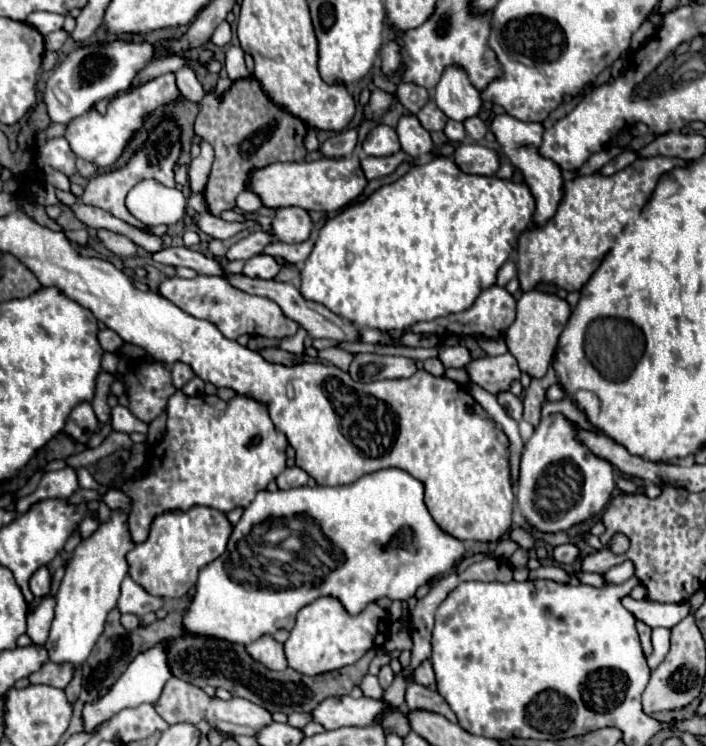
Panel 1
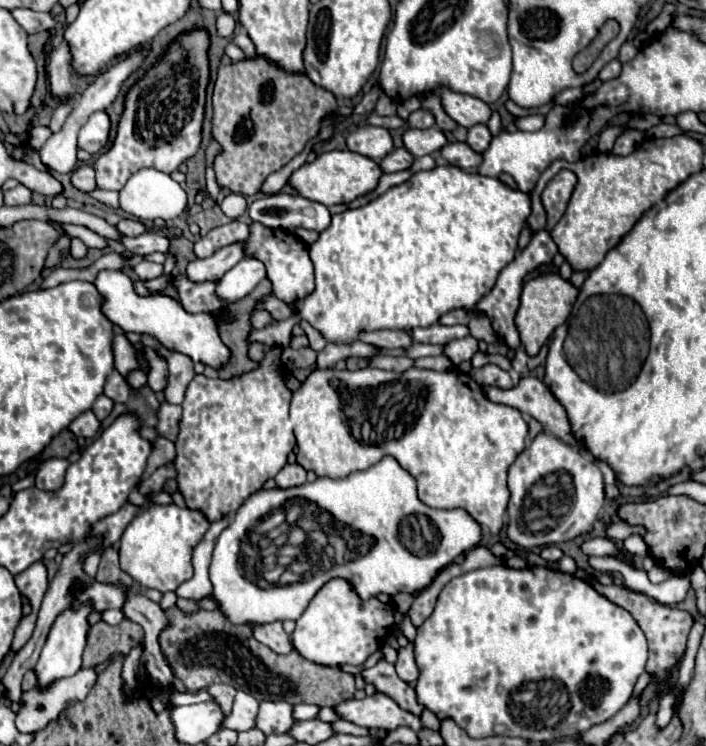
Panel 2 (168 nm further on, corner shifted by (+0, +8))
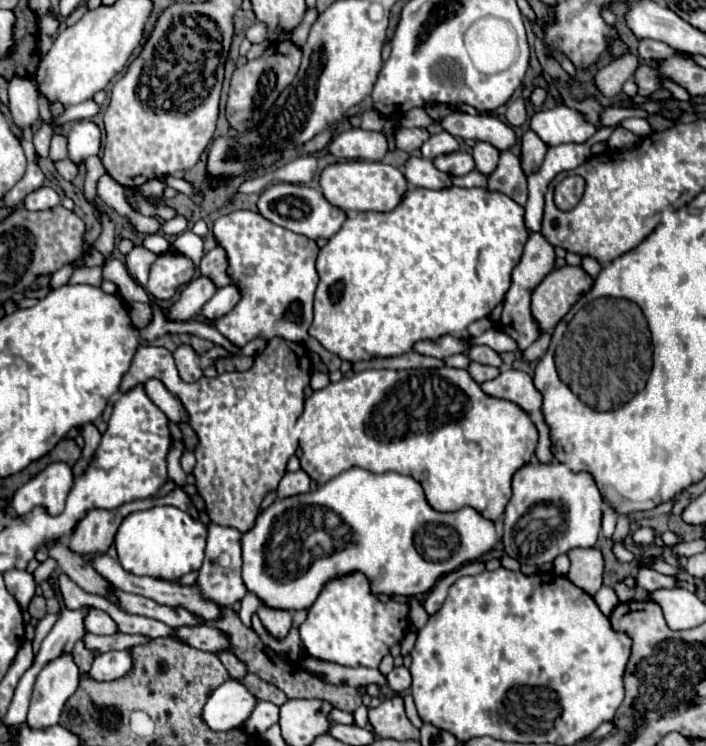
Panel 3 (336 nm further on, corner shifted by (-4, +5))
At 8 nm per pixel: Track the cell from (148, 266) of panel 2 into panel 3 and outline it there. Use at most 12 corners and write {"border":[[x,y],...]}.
{"border":[[163,253],[151,265],[147,291],[169,301],[193,279],[189,257]]}

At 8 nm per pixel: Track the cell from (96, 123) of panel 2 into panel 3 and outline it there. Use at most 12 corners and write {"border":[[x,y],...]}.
{"border":[[77,121],[67,135],[69,157],[81,163],[101,151],[101,129]]}

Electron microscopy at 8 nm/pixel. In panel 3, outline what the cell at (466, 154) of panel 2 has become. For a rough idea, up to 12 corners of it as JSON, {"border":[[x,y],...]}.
{"border":[[467,151],[441,155],[433,163],[439,171],[467,175],[475,169]]}

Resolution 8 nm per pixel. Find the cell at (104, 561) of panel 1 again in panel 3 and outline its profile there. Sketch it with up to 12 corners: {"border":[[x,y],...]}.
{"border":[[61,653],[37,675],[27,723],[57,725],[81,671]]}

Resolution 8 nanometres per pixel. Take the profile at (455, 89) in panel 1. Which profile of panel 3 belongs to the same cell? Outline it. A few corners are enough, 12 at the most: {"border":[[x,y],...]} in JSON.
{"border":[[491,113],[457,115],[461,139],[509,149],[517,139]]}

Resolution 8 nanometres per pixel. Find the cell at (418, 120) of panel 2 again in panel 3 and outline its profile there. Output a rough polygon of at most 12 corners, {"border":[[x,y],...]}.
{"border":[[399,129],[397,147],[407,153],[429,139],[427,129]]}

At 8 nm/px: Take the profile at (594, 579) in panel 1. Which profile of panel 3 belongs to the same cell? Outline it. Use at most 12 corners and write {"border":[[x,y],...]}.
{"border":[[621,581],[614,585],[614,591],[621,603],[633,600],[635,589]]}

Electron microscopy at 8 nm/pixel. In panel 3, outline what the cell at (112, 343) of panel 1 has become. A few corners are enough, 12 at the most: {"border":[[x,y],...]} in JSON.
{"border":[[271,339],[249,371],[179,379],[139,345],[119,391],[159,379],[199,437],[211,523],[253,527],[297,451],[311,361]]}

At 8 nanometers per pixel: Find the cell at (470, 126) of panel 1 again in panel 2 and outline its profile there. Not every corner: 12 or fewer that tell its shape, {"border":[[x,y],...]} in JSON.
{"border":[[485,124],[469,130],[467,144],[483,154],[491,144],[491,132]]}

